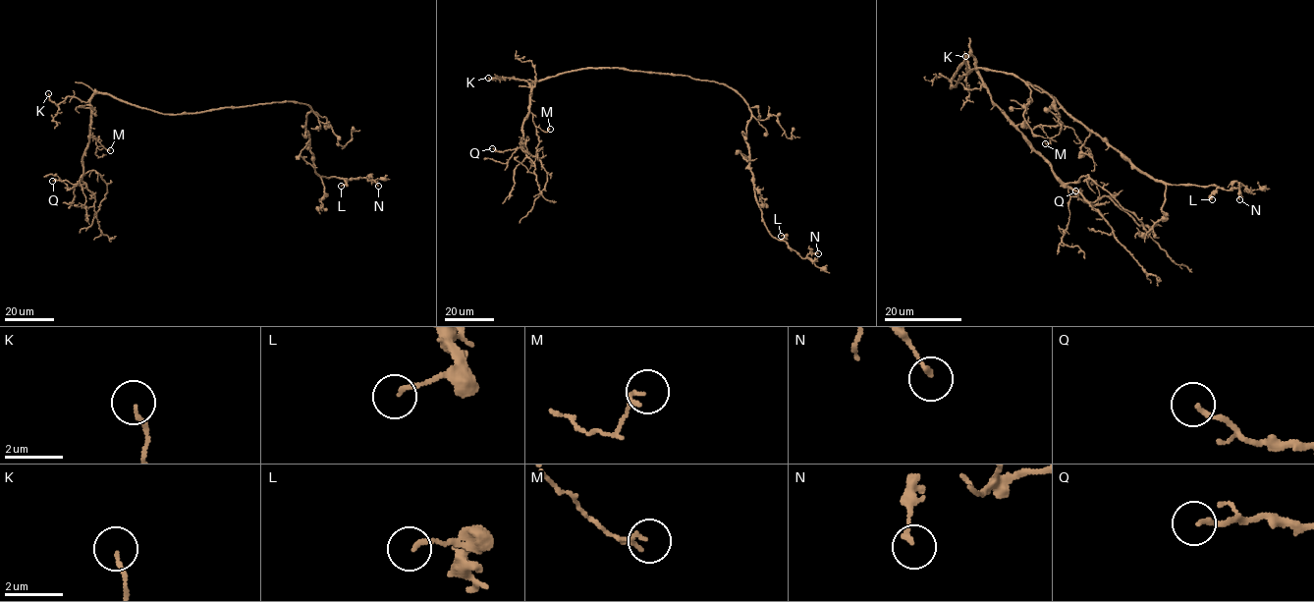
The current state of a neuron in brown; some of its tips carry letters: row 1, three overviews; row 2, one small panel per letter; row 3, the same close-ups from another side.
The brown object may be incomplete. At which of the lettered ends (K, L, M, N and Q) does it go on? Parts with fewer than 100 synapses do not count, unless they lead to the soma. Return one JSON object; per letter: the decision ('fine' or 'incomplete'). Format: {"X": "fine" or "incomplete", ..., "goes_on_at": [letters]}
{"K": "fine", "L": "fine", "M": "fine", "N": "fine", "Q": "fine", "goes_on_at": []}

